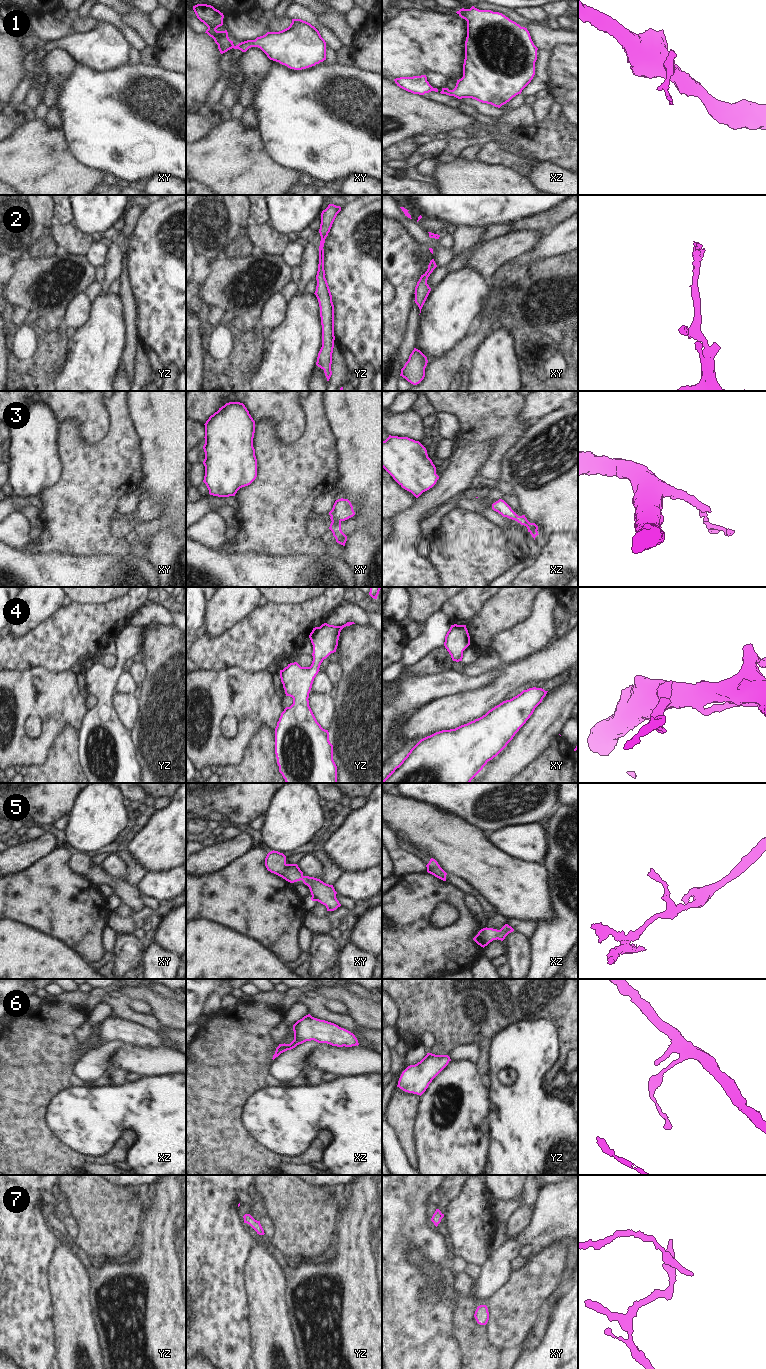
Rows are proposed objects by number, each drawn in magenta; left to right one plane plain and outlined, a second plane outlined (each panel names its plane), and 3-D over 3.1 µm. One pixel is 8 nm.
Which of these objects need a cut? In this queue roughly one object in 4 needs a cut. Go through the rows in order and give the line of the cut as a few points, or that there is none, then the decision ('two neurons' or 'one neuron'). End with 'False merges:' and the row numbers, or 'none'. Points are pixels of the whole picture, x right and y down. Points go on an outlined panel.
1: no cut; one neuron
2: no cut; one neuron
3: cut in xy along (340, 521), (332, 522); two neurons
4: no cut; one neuron
5: no cut; one neuron
6: no cut; one neuron
7: no cut; one neuron
False merges: 3

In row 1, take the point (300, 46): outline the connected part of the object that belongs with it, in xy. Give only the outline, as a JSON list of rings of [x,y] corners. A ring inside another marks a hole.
[[[197,4],[193,6],[193,10],[197,18],[208,27],[205,33],[214,39],[221,54],[232,48],[246,52],[251,47],[258,47],[270,60],[279,62],[294,70],[306,69],[326,60],[325,40],[314,26],[301,19],[292,19],[290,26],[282,31],[267,32],[265,35],[257,37],[255,40],[247,40],[235,46],[233,41],[229,39],[227,30],[216,30],[223,25],[223,13],[207,4]]]

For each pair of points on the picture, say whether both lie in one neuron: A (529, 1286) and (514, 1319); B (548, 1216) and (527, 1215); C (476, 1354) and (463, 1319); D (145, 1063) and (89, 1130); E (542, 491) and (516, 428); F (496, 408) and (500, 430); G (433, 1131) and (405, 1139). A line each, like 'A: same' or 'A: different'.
A: same
B: different
C: same
D: different
E: different
F: same
G: different

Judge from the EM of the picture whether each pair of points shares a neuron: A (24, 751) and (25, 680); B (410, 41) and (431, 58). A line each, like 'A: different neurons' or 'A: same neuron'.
A: same neuron
B: same neuron

